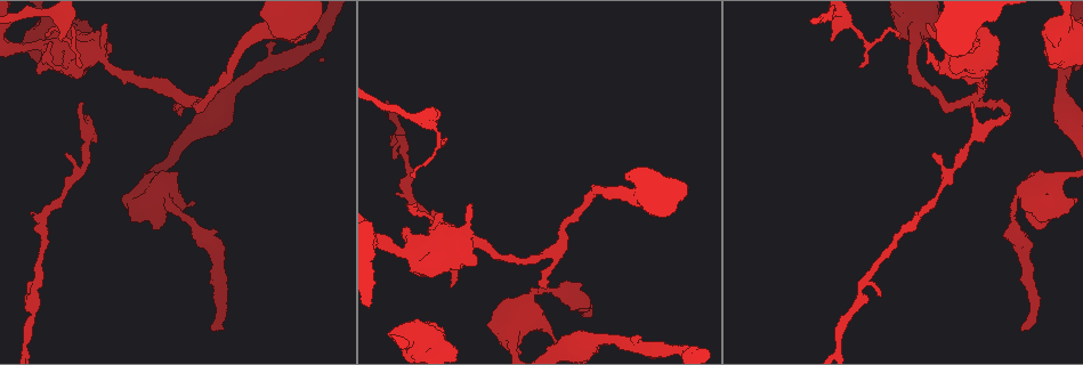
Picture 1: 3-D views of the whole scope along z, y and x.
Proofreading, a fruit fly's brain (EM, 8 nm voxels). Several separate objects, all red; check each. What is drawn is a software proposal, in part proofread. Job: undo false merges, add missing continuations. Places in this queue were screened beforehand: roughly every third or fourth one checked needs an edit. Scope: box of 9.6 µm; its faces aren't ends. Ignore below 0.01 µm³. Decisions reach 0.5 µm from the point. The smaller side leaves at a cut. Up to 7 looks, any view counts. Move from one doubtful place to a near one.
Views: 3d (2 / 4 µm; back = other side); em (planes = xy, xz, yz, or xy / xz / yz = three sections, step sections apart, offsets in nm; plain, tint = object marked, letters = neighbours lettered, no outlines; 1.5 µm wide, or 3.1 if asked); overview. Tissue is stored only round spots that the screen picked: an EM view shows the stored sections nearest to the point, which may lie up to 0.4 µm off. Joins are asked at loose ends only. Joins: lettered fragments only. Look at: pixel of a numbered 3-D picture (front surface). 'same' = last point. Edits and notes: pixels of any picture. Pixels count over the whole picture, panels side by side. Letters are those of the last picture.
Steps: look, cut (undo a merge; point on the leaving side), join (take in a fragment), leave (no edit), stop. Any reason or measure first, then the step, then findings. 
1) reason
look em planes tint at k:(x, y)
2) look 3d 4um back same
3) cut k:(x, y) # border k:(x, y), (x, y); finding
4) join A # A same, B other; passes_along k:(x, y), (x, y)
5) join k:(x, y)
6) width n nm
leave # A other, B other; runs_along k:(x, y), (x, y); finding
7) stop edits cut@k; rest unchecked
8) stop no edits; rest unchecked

tapers out
look em planes letters at 1:(79, 65)

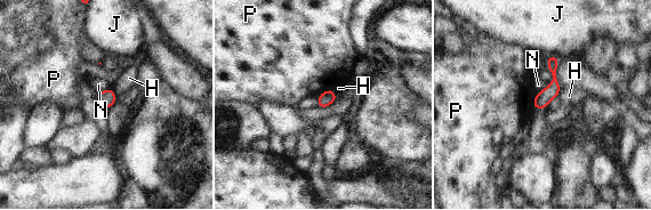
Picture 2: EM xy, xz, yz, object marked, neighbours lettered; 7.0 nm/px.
leave # H other, J other, N other, P other; border 2:(537, 93), (533, 99), (533, 108); no lettered fragment goes on from it

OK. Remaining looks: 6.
look em yz step 8 tint at 1:(979, 131)

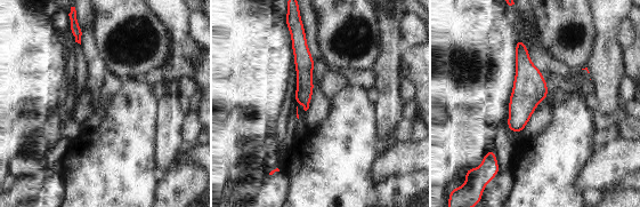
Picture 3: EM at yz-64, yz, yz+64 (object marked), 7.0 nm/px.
another direction
look em planes letters same

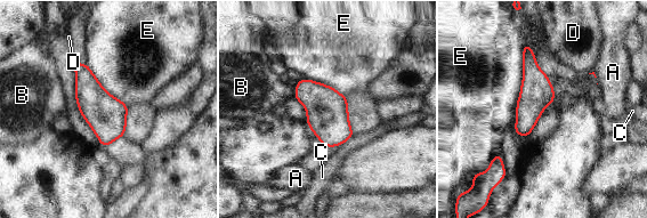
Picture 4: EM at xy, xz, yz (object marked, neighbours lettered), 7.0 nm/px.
width 280 nm
leave # A other, B other, C other, D other, E other; border 4:(525, 42), (523, 80), (515, 111); one cell here

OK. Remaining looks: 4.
an open end
look em planes letters at 1:(1059, 217)

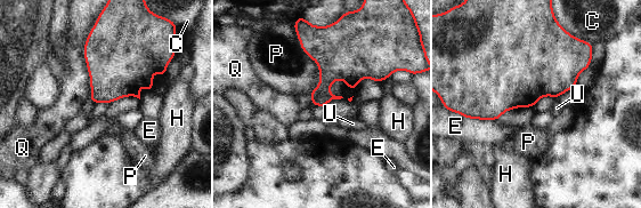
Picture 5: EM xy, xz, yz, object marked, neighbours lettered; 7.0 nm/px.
leave # C other, E other, H other, P other, Q other, U other; border 5:(91, 29), (84, 44), (89, 96); no lettered fragment goes on from it

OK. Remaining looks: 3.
stop no edits; rest unchecked

